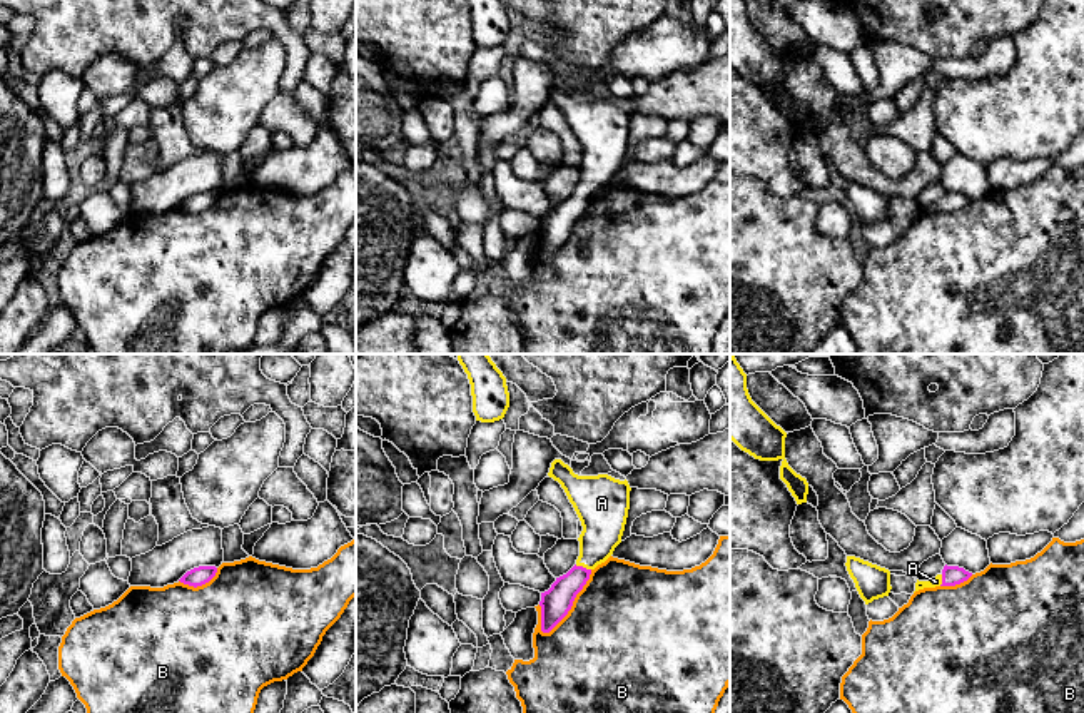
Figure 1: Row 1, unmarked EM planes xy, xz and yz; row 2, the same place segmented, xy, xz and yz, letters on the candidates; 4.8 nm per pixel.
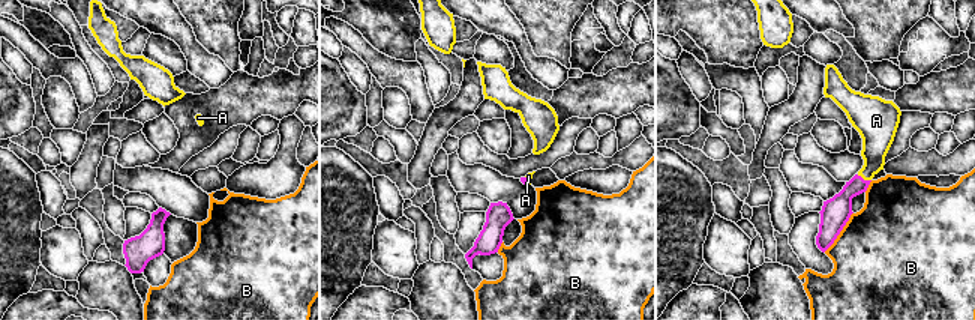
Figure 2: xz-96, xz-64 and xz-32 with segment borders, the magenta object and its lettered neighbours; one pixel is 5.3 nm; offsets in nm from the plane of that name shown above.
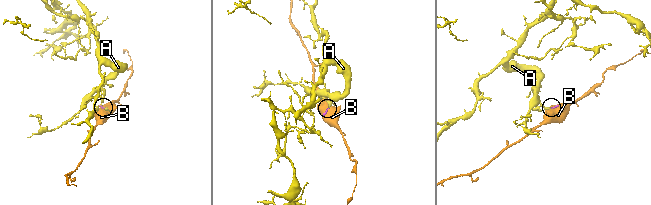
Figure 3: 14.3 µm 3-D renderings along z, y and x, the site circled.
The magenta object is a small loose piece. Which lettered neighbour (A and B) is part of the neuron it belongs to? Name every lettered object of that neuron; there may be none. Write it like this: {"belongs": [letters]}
{"belongs": ["A"]}

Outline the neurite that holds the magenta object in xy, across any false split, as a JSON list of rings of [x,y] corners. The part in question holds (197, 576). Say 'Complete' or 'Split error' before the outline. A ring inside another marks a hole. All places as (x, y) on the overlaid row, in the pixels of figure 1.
Complete. [[[199,566],[190,571],[187,571],[179,581],[189,586],[202,586],[209,583],[217,573],[215,566]]]

